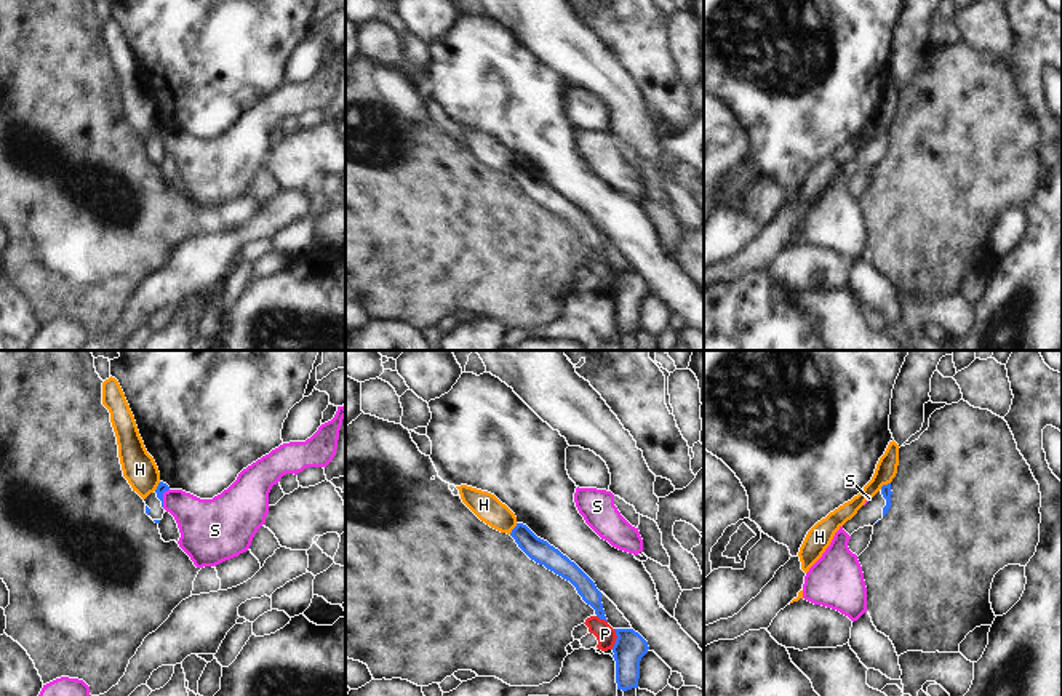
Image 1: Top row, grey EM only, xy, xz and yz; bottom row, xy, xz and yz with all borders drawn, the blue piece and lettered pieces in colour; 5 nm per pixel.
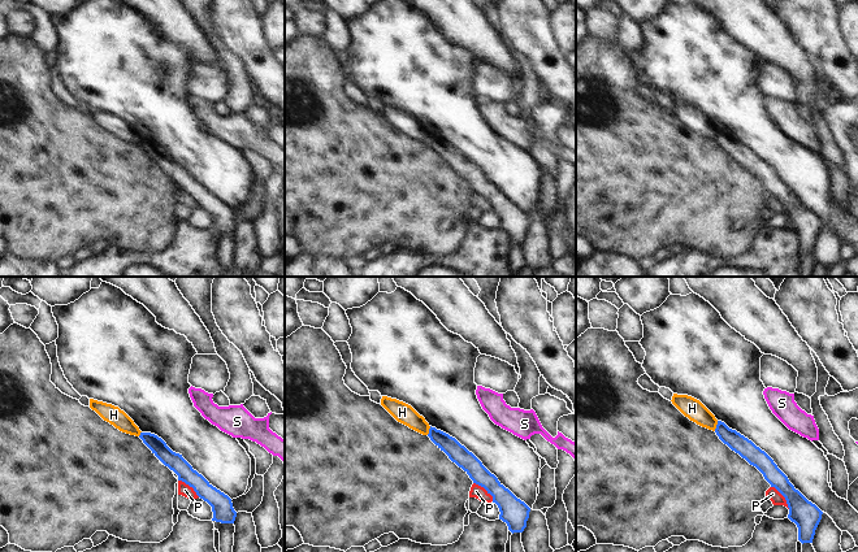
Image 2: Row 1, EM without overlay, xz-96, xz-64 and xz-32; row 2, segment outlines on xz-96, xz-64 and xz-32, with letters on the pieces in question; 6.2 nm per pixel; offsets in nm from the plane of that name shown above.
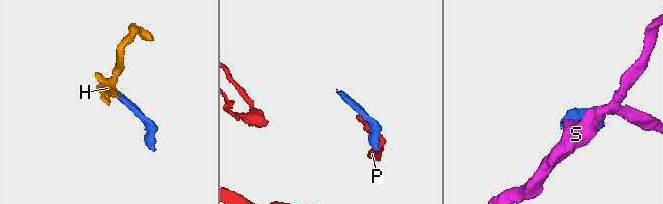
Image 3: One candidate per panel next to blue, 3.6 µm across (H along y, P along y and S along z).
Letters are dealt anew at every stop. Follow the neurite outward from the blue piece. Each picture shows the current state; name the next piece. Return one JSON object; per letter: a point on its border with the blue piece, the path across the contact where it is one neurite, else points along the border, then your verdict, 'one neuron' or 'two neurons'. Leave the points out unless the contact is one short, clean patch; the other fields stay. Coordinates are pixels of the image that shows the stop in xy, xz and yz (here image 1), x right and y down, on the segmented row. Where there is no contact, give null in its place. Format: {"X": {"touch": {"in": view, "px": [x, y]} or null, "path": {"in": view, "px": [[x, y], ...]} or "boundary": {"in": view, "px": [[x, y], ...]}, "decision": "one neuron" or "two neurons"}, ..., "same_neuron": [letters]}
{"H": {"touch": {"in": "yz", "px": [885, 485]}, "boundary": {"in": "yz", "px": [[890, 482], [880, 488]]}, "decision": "two neurons"}, "P": {"touch": {"in": "xz", "px": [616, 639]}, "decision": "two neurons"}, "S": {"touch": {"in": "xy", "px": [162, 498]}, "boundary": {"in": "xy", "px": [[168, 488], [163, 493], [162, 506]]}, "decision": "two neurons"}, "same_neuron": []}

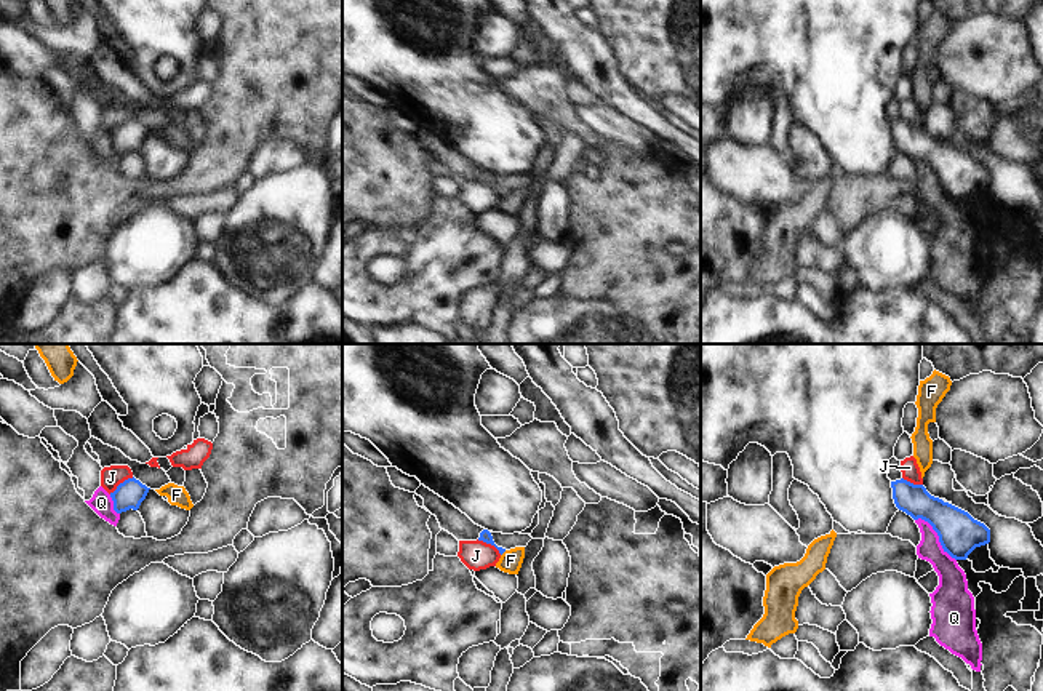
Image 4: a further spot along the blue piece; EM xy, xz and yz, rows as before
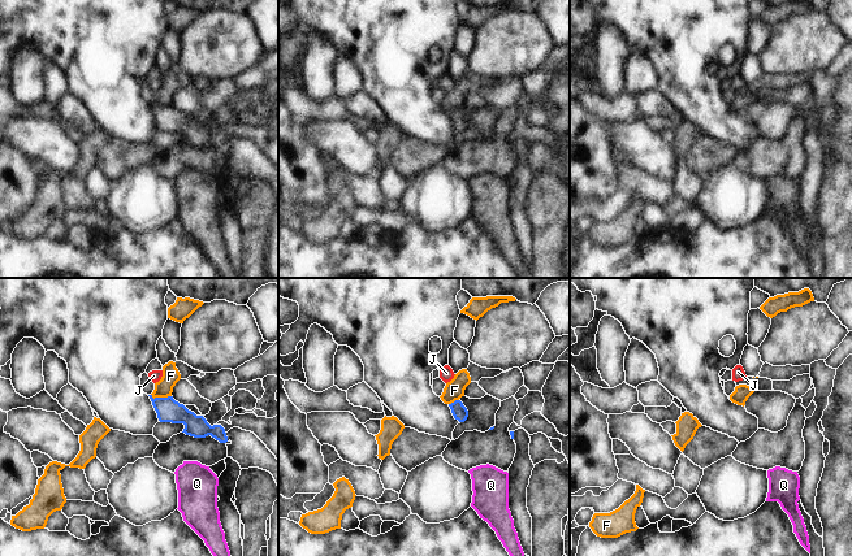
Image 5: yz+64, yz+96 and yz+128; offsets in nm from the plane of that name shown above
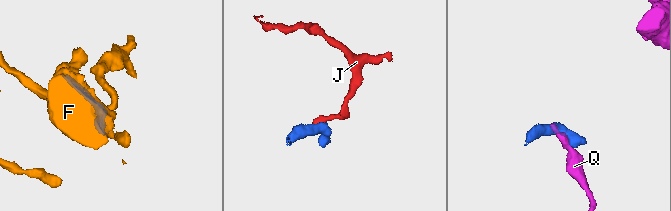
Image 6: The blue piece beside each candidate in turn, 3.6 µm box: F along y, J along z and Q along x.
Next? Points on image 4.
{"F": {"touch": {"in": "xz", "px": [503, 552]}, "boundary": {"in": "xz", "px": [[506, 551], [501, 555]]}, "decision": "two neurons"}, "J": {"touch": {"in": "xy", "px": [120, 483]}, "boundary": {"in": "xy", "px": [[133, 477], [128, 477], [109, 493]]}, "decision": "two neurons"}, "Q": {"touch": {"in": "yz", "px": [938, 535]}, "decision": "two neurons"}, "same_neuron": []}

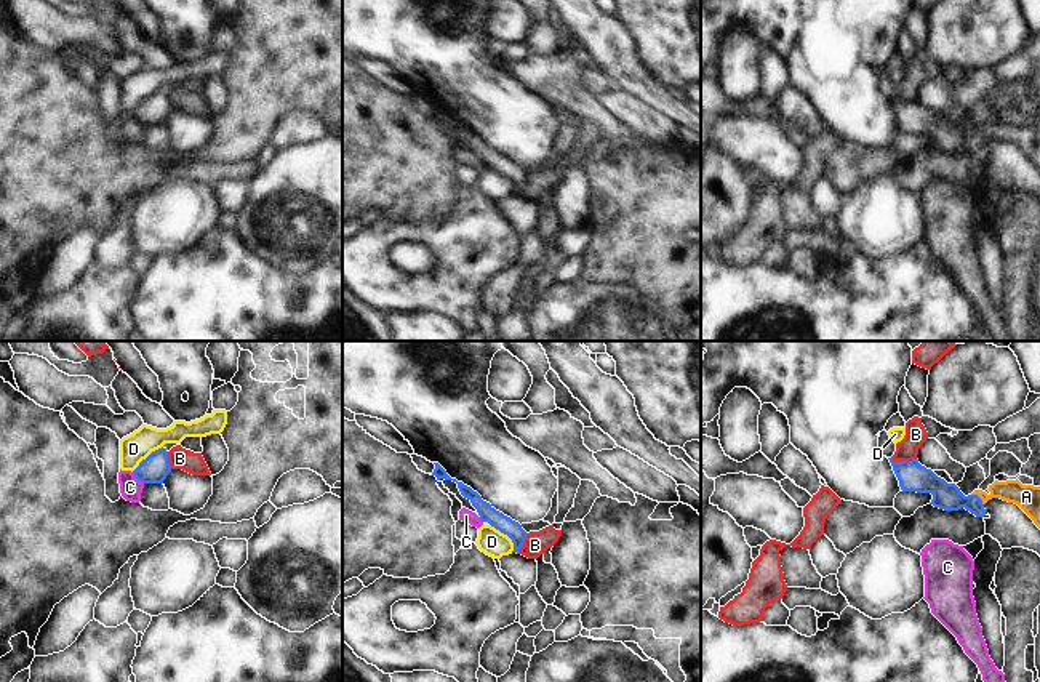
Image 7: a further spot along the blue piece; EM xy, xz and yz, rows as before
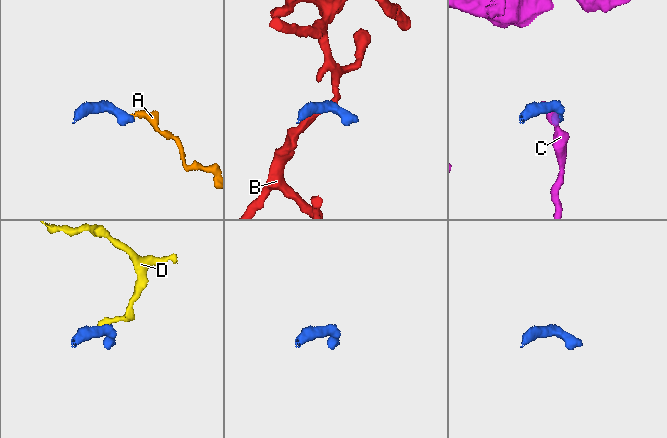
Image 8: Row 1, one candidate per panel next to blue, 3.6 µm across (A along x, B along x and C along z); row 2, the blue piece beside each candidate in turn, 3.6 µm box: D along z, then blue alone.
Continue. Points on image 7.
{"A": {"touch": {"in": "yz", "px": [980, 498]}, "path": {"in": "yz", "px": [[948, 497], [952, 500], [980, 498], [994, 493], [1028, 497]]}, "decision": "one neuron"}, "B": {"touch": {"in": "yz", "px": [903, 461]}, "boundary": {"in": "yz", "px": [[892, 457], [895, 461], [916, 458]]}, "decision": "two neurons"}, "C": {"touch": {"in": "xy", "px": [138, 479]}, "decision": "two neurons"}, "D": {"touch": {"in": "xz", "px": [506, 533]}, "boundary": {"in": "xz", "px": [[490, 524], [511, 540], [512, 551]]}, "decision": "two neurons"}, "same_neuron": ["A"]}

